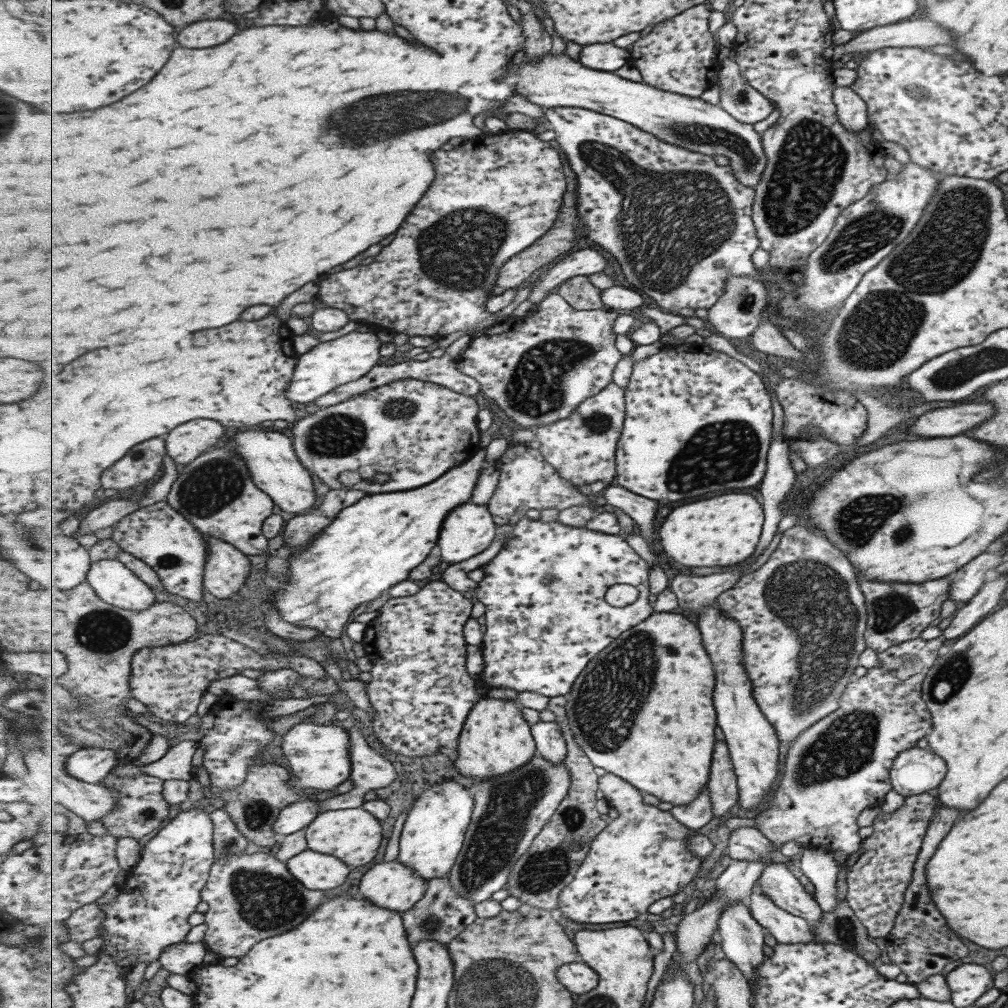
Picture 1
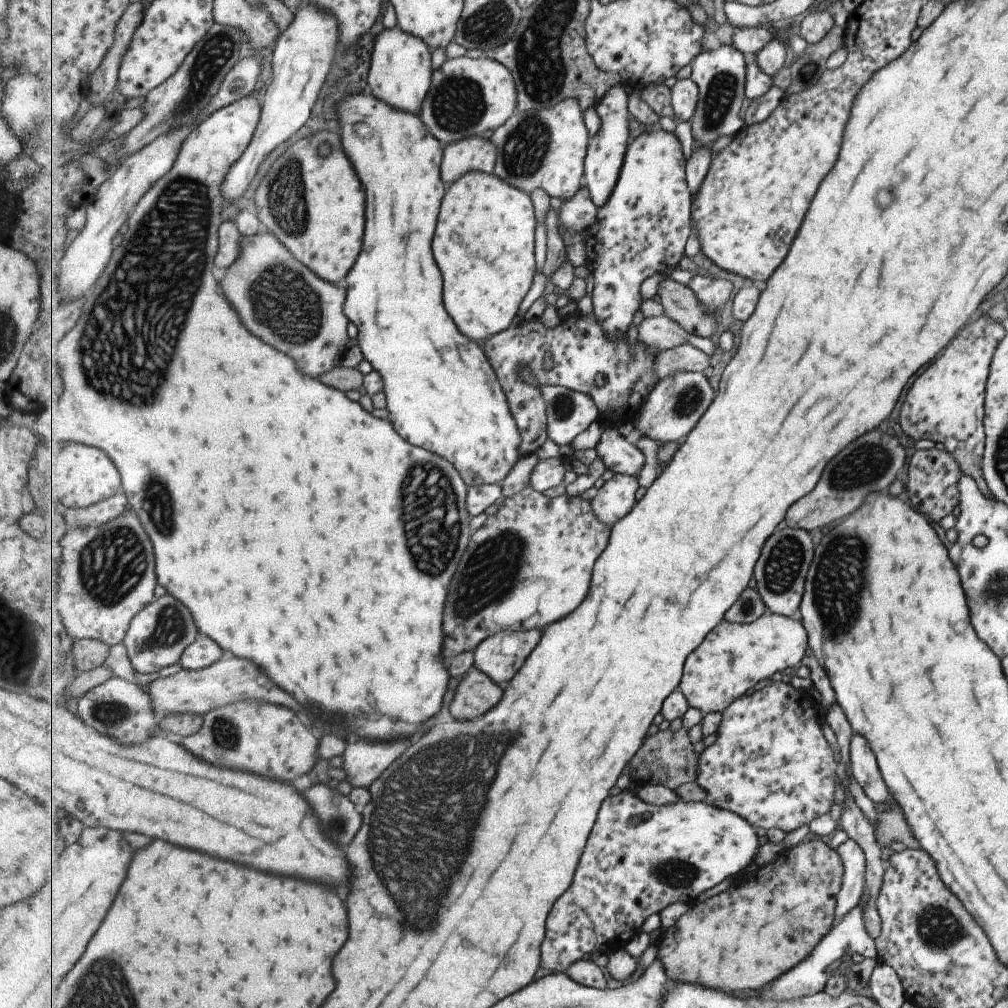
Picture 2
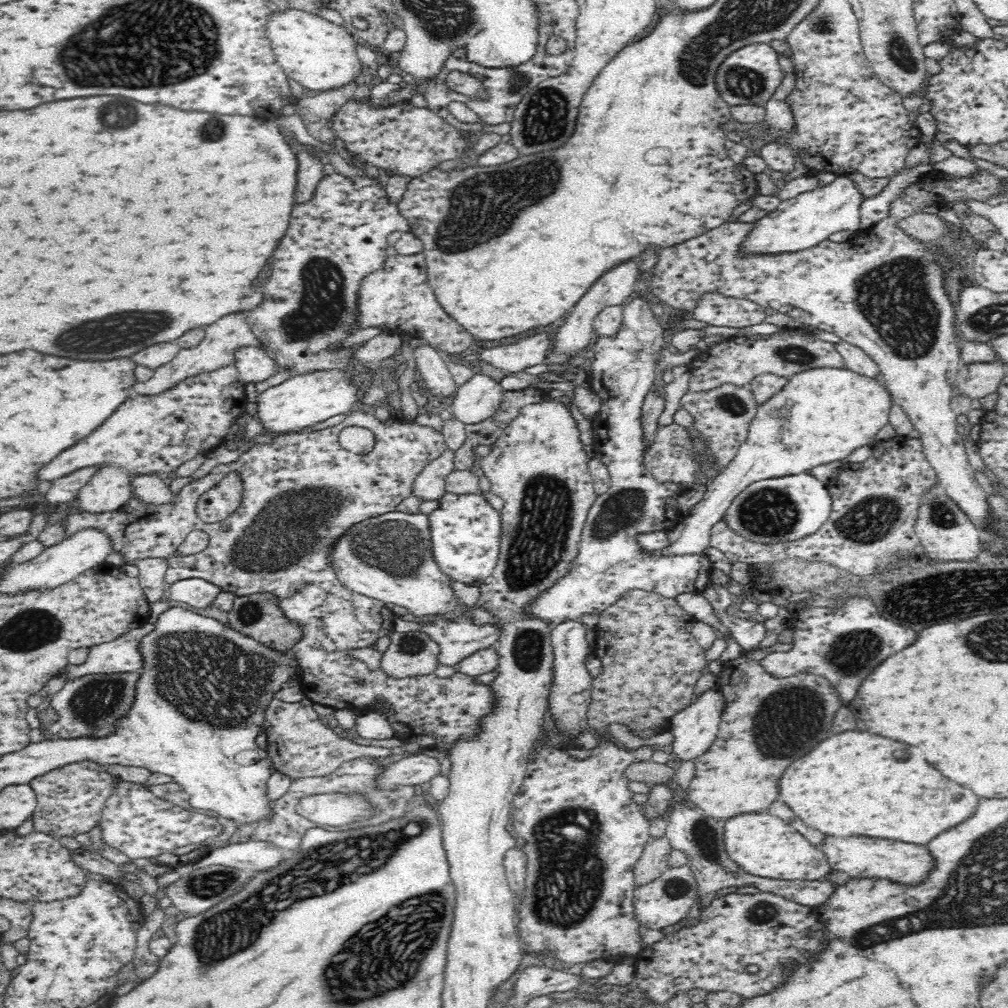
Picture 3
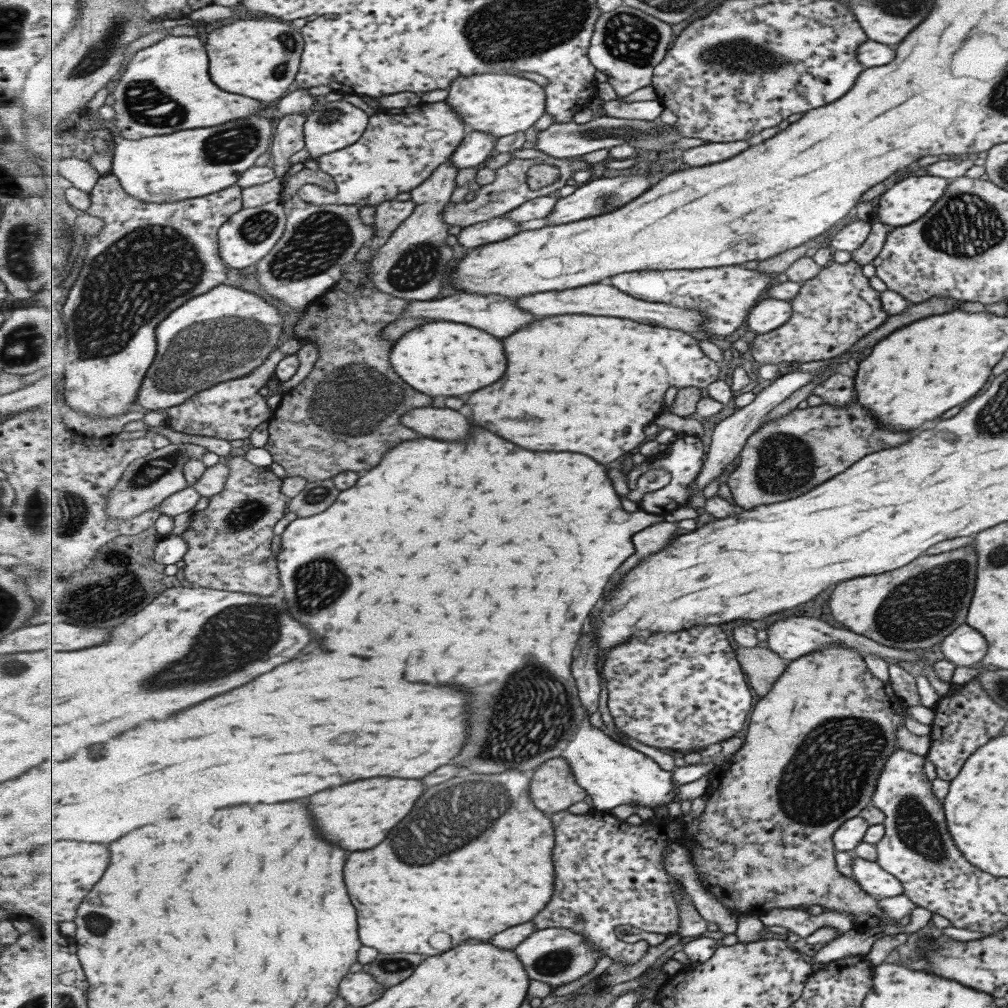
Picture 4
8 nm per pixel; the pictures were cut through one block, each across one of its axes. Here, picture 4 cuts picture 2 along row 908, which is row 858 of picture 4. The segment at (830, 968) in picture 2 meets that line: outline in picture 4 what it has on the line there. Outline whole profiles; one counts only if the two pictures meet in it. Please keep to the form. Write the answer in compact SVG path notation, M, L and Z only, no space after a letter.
M854 854L850 856L851 877L865 893L875 898L889 898L901 895L901 883L885 872L875 861L863 860Z

